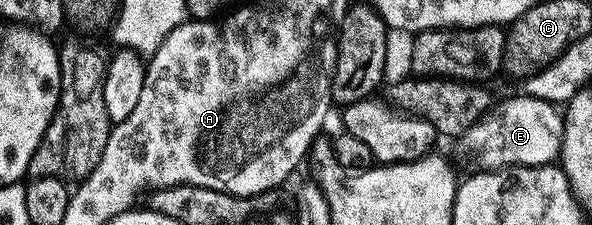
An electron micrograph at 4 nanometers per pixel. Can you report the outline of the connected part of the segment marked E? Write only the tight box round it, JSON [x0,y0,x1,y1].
[454,94,563,174]

